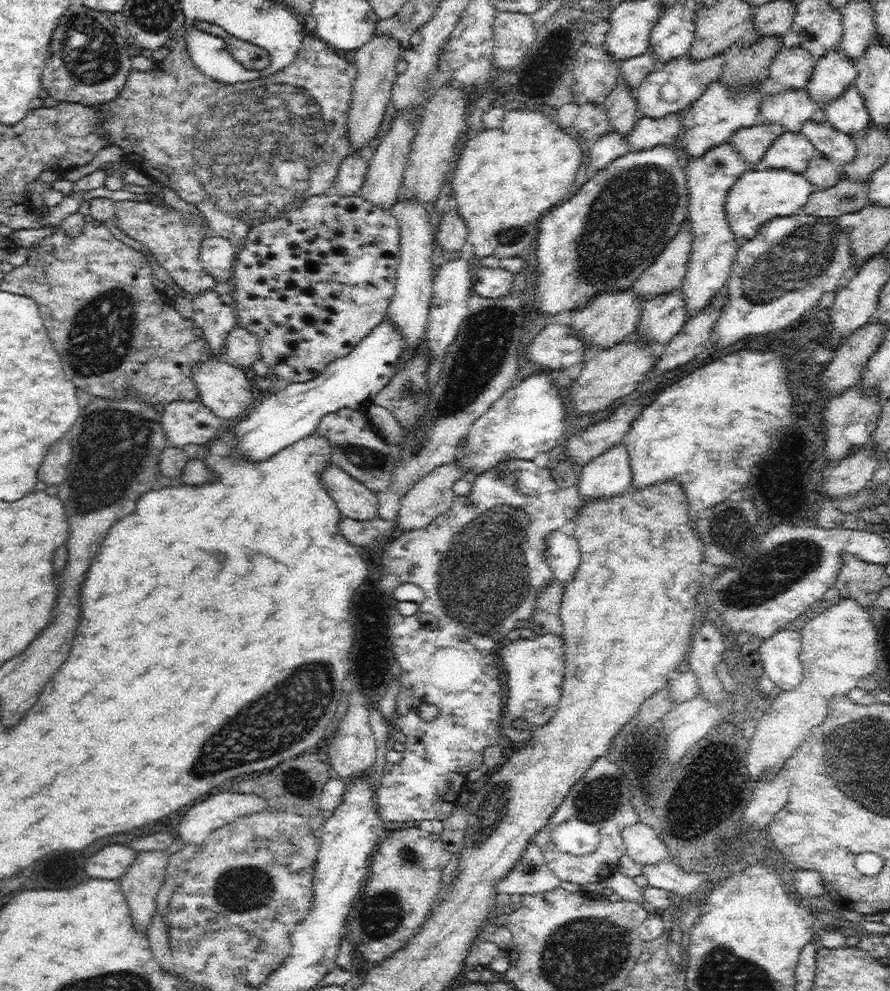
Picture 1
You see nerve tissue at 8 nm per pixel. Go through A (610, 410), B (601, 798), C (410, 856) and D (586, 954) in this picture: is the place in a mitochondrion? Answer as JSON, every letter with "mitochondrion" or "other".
{"A":"other","B":"mitochondrion","C":"mitochondrion","D":"mitochondrion"}

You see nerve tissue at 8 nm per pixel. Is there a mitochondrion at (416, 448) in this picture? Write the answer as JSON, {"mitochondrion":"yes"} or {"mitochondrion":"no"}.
{"mitochondrion":"yes"}

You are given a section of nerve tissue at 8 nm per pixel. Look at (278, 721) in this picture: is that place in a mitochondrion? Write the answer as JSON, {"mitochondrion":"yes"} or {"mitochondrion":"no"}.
{"mitochondrion":"yes"}

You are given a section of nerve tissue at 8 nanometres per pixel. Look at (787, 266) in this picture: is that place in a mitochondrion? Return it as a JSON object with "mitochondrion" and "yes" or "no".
{"mitochondrion":"yes"}

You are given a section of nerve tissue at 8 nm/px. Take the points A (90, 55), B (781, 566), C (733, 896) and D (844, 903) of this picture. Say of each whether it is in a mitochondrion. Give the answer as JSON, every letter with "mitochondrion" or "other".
{"A":"mitochondrion","B":"mitochondrion","C":"other","D":"other"}

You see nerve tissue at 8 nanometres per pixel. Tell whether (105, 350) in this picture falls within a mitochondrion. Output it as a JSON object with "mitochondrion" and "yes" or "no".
{"mitochondrion":"yes"}

